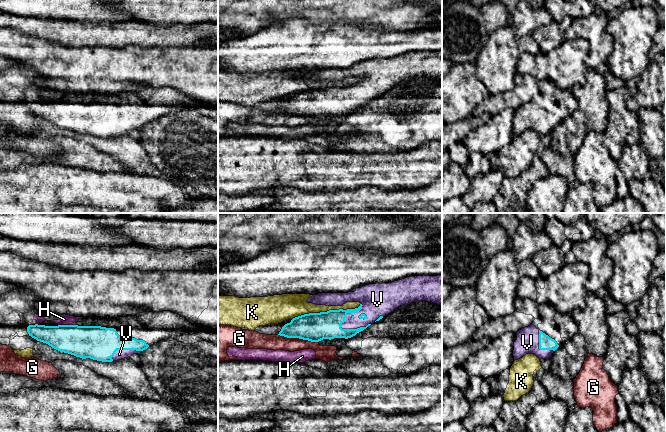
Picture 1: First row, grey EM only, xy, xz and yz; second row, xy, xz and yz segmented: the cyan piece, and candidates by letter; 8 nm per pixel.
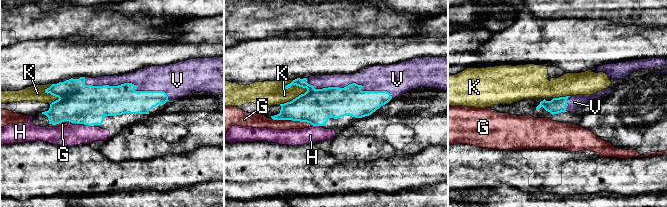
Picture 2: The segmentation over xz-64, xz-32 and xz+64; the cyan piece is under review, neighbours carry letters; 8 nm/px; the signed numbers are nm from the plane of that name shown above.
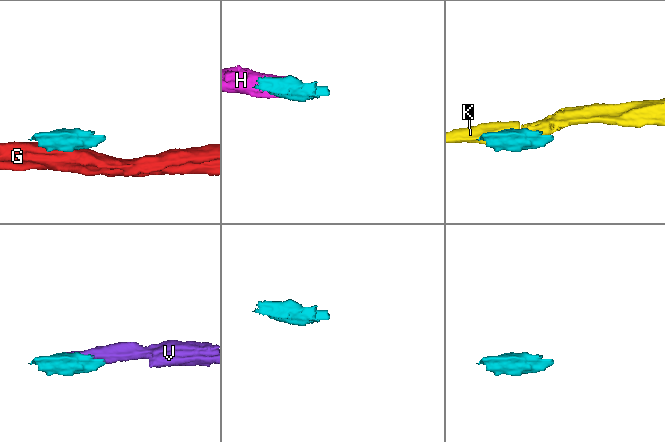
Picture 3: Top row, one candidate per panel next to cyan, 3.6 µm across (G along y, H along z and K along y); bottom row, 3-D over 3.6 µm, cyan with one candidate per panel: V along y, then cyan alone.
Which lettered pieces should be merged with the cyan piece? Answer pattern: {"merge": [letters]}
{"merge": ["H", "V"]}

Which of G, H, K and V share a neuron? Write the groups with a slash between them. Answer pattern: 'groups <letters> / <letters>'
groups G / H V / K

